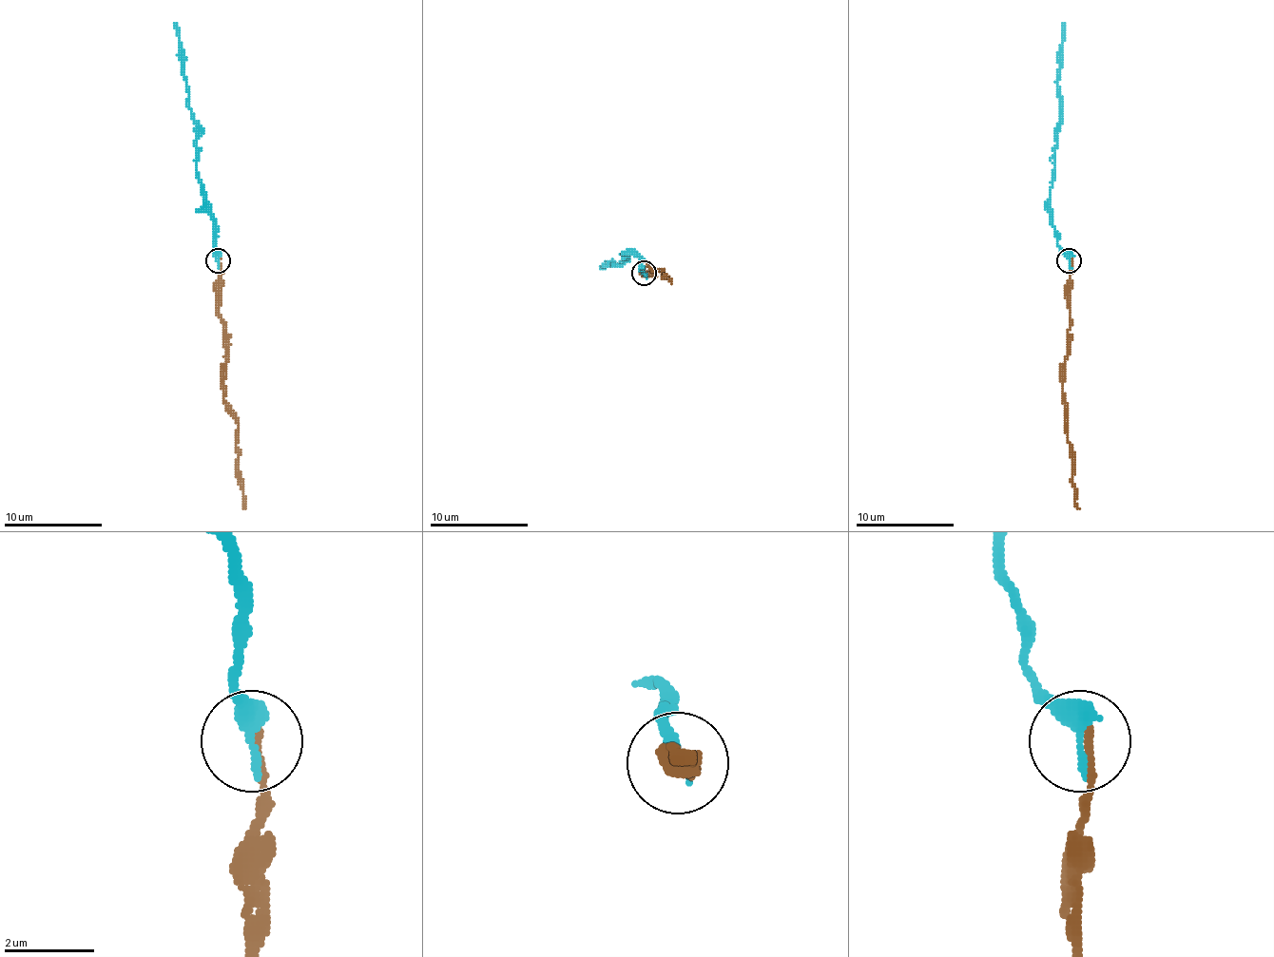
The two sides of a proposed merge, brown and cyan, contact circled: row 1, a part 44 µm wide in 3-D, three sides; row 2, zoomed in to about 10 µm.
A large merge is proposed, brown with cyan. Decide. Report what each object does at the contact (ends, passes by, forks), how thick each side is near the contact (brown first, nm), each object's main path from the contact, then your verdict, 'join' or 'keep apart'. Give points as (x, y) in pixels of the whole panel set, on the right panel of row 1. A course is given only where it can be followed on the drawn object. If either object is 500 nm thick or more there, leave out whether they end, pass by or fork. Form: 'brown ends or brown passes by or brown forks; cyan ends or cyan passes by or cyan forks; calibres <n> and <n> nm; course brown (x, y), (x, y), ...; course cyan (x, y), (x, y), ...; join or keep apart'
brown ends; cyan ends; calibres 160 and 420 nm; course brown (1070, 260), (1070, 317), (1062, 403), (1071, 484), (1079, 508); course cyan (1070, 260), (1057, 246), (1050, 207), (1060, 106), (1060, 45), (1065, 23); join

